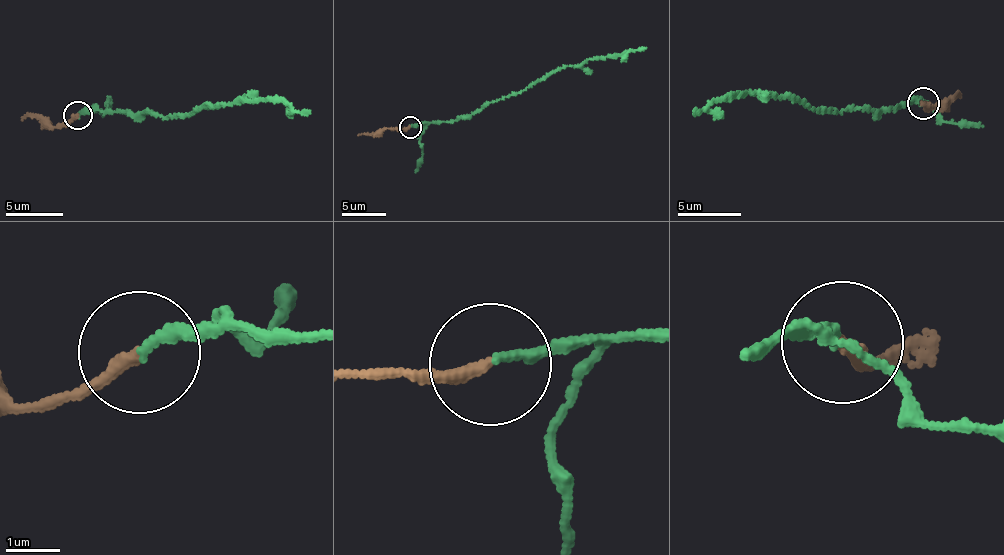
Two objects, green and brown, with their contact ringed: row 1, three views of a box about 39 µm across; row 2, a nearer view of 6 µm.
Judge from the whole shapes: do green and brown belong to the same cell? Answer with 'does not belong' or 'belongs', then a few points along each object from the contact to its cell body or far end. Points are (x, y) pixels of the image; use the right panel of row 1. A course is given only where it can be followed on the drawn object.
does not belong; green runs (921, 102), (877, 114), (817, 113), (785, 97), (746, 91), (693, 111); brown runs (924, 102), (930, 108), (960, 97)

